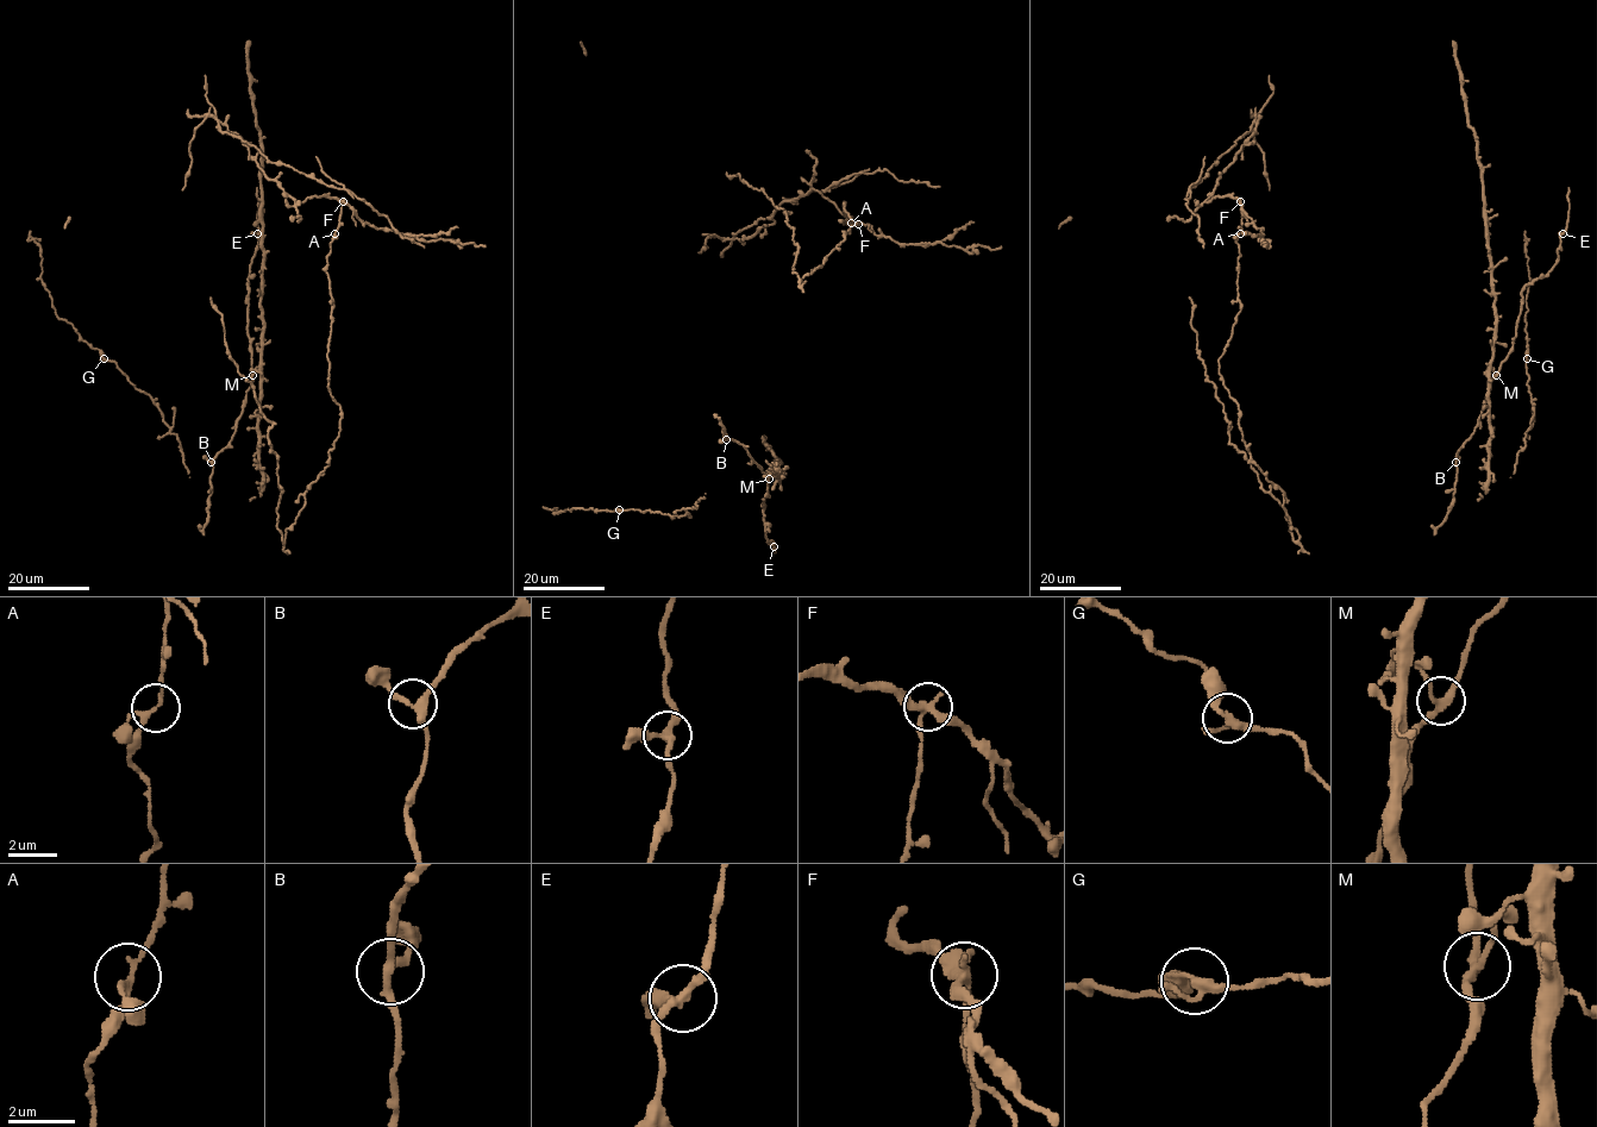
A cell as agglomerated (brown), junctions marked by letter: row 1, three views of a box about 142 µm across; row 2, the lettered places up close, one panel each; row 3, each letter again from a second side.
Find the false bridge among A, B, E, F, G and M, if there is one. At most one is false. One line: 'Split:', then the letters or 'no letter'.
Split: F

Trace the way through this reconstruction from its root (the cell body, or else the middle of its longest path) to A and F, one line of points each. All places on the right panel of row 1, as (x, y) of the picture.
A: (1266, 477), (1246, 448), (1239, 405), (1220, 374), (1219, 361), (1241, 310), (1235, 242), (1240, 233)
F: (1266, 477), (1246, 448), (1239, 405), (1220, 374), (1219, 361), (1241, 310), (1235, 242), (1241, 232), (1241, 201)

